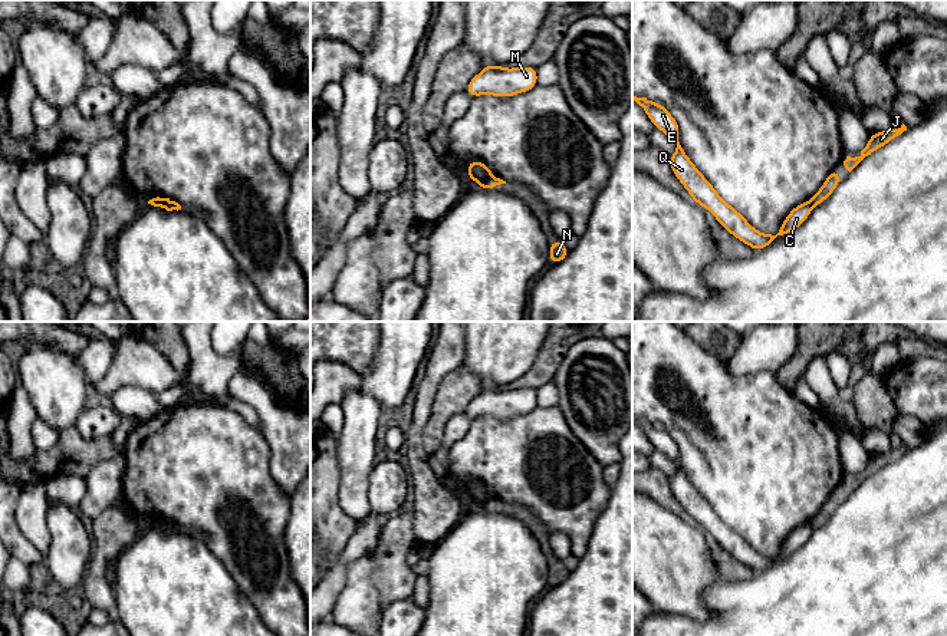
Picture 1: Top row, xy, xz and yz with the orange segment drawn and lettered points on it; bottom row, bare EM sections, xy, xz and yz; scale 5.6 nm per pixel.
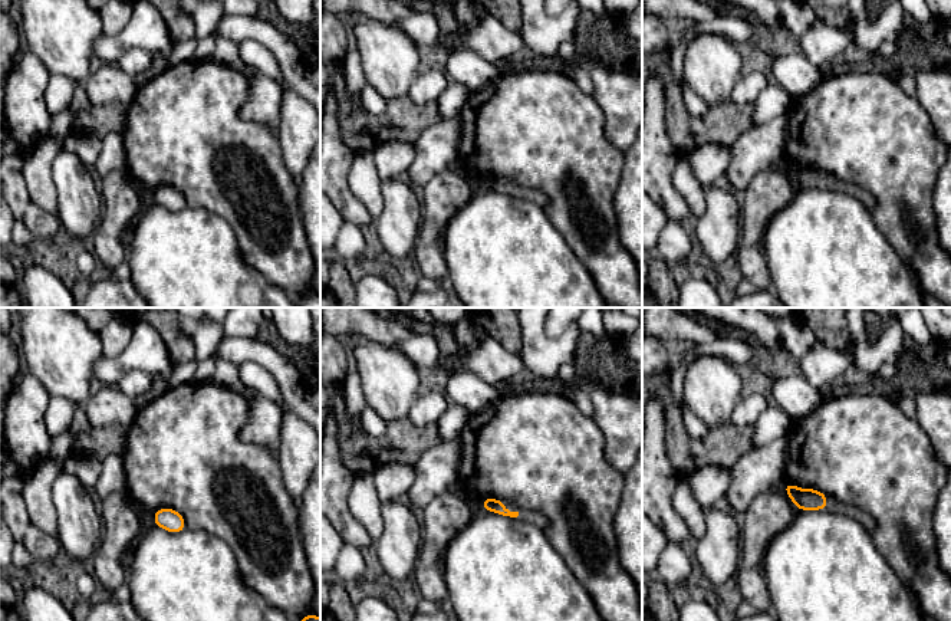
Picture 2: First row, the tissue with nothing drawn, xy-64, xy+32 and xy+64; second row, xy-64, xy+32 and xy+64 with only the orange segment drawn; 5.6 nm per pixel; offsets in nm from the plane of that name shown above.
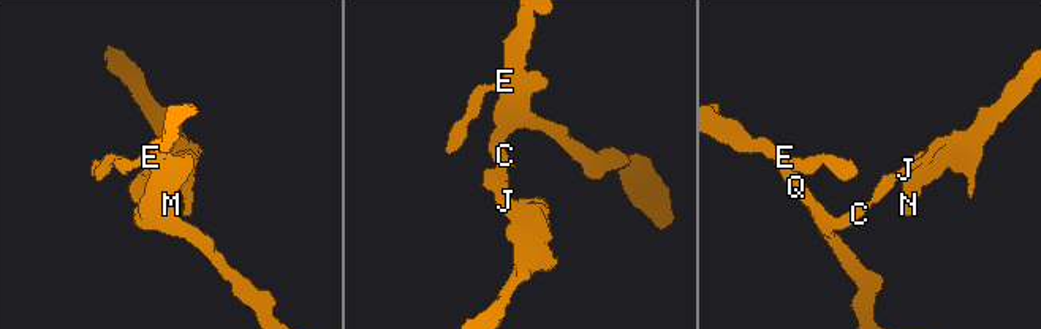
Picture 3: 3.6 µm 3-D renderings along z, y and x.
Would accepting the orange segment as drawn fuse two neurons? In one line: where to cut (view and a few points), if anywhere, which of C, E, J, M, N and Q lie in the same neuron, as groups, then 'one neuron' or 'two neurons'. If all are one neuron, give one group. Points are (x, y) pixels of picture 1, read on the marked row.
cut xz (492, 175), (479, 181); groups C E M Q / J N; two neurons

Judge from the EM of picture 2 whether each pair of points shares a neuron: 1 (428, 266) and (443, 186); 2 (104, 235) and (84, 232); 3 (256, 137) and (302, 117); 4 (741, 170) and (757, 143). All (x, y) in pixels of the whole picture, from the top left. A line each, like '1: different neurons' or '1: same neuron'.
1: same neuron
2: different neurons
3: different neurons
4: same neuron

